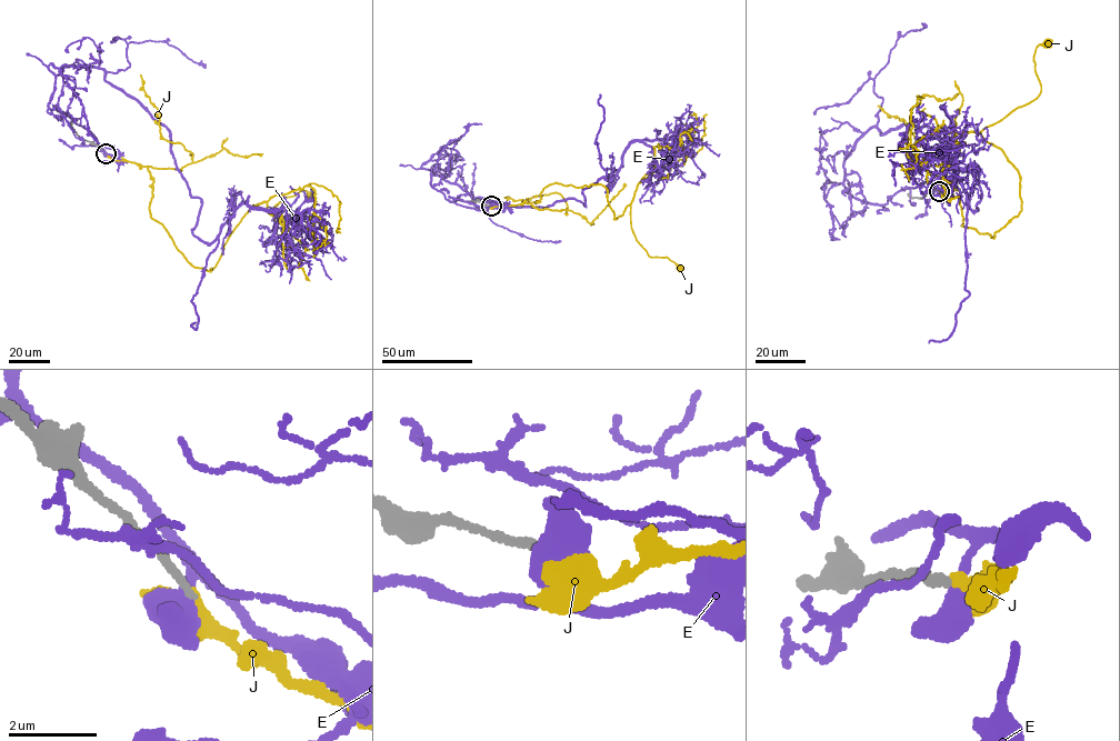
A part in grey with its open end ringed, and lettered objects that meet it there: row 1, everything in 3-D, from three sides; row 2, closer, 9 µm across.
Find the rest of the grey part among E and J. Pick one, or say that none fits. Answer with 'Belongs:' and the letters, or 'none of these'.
Belongs: J

